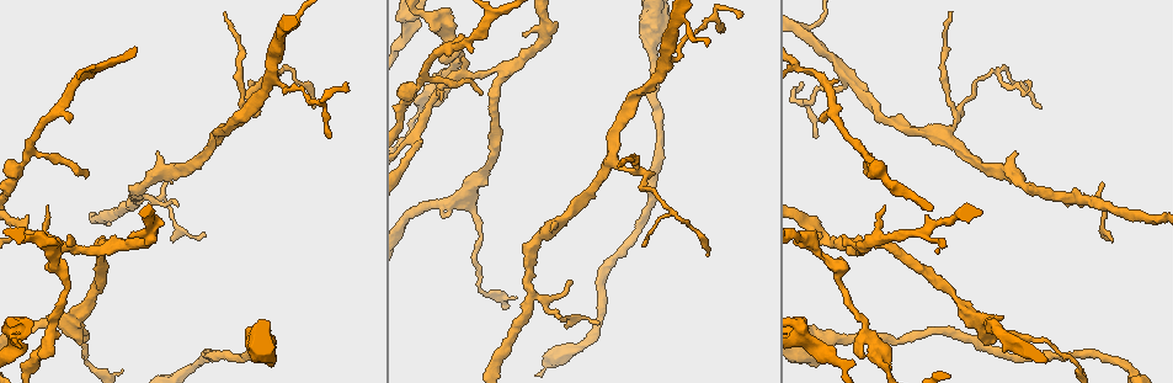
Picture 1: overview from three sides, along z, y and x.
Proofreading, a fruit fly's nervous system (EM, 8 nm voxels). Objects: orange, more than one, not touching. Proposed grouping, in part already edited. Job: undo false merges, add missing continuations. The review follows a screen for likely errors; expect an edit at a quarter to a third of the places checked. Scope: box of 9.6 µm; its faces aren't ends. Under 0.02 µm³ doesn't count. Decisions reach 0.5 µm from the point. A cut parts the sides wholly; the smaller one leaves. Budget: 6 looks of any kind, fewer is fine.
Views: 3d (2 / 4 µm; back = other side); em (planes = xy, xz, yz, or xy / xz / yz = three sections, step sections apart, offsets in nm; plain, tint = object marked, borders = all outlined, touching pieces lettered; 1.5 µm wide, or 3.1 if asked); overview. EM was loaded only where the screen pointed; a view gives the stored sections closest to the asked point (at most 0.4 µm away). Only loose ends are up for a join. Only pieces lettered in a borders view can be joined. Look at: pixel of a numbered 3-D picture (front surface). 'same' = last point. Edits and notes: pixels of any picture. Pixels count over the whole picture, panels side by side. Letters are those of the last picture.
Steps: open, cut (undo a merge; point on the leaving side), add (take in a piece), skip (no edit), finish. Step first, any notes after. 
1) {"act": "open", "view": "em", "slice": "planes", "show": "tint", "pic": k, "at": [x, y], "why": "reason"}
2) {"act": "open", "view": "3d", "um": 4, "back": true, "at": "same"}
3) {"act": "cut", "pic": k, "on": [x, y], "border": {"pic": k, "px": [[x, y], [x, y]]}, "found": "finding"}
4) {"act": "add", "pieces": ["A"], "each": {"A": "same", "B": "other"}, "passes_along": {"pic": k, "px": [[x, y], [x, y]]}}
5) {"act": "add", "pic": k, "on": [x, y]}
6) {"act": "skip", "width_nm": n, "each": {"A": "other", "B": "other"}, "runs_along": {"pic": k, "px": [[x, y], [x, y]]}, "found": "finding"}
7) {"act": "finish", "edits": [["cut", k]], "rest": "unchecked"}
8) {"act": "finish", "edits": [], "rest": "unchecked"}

{"act": "open", "view": "em", "slice": "planes", "show": "borders", "pic": 1, "at": [414, 134], "why": "three arms meet"}

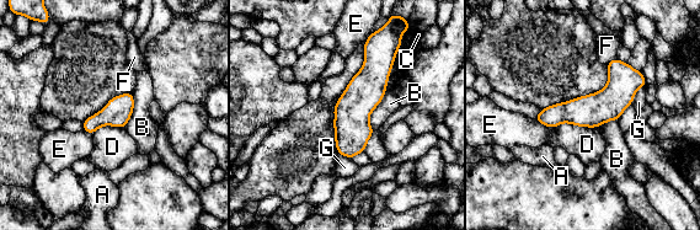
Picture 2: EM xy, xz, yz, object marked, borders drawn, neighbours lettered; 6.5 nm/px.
{"act": "skip", "width_nm": 180, "longest_contact_nm": ["D", 280], "each": {"A": "other", "B": "other", "C": "other", "D": "other", "E": "other", "F": "other", "G": "other"}, "found": "one neuron here"}

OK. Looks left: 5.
{"act": "open", "view": "em", "slice": "xy", "step": 4, "show": "tint", "pic": 1, "at": [838, 268], "why": "calibre changes"}

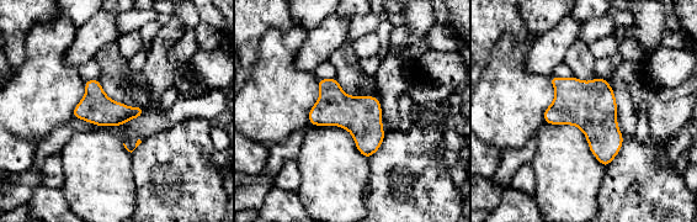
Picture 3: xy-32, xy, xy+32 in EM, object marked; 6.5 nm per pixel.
{"act": "open", "view": "em", "slice": "xz", "step": 8, "show": "borders", "at": "same", "why": "another direction"}

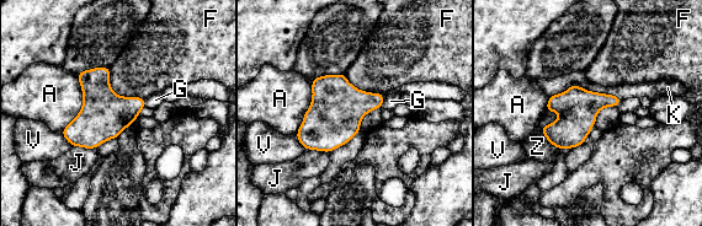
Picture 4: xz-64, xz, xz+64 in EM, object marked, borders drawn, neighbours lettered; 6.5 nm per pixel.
{"act": "skip", "width_nm": 260, "each": {"A": "other", "F": "other", "G": "other", "J": "other", "K": "other", "V": "other", "Z": "other"}, "border": {"pic": 4, "px": [[546, 111], [559, 150]]}, "found": "continuous, no second neuron"}

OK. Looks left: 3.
{"act": "open", "view": "em", "slice": "xy", "step": 4, "show": "tint", "pic": 1, "at": [690, 25], "why": "three arms meet"}

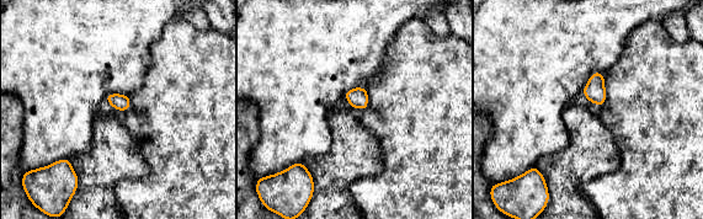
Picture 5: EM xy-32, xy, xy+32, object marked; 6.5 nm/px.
{"act": "open", "view": "em", "slice": "yz", "step": 4, "show": "tint", "at": "same", "why": "cut it another way"}

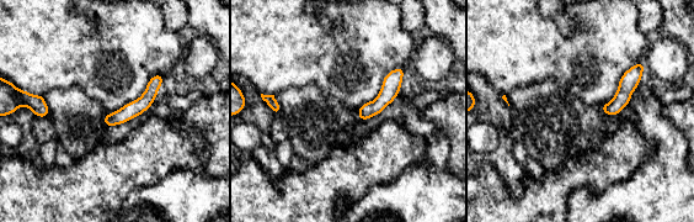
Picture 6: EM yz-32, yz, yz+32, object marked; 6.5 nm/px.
{"act": "open", "view": "em", "slice": "yz", "step": 4, "show": "borders", "at": "same"}

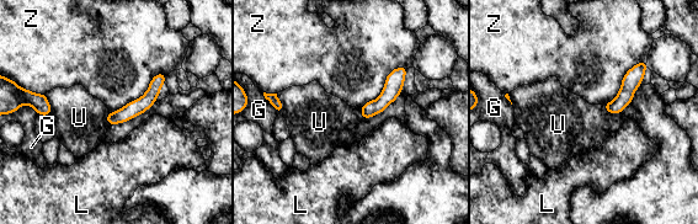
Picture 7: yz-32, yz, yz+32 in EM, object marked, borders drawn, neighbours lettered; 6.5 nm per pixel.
{"act": "skip", "width_nm": 50, "each": {"G": "other", "L": "other", "U": "other", "Z": "other"}, "runs_along": {"pic": 7, "px": [[163, 78], [139, 106], [108, 118]]}, "found": "all the same neuron"}

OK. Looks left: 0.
{"act": "finish", "edits": [], "rest": "unchecked"}

